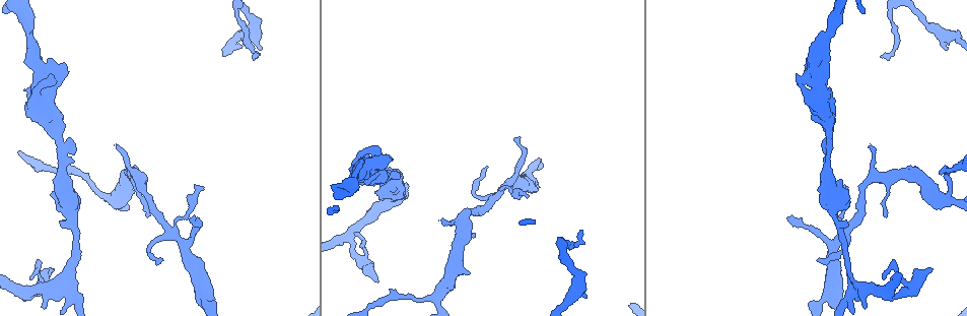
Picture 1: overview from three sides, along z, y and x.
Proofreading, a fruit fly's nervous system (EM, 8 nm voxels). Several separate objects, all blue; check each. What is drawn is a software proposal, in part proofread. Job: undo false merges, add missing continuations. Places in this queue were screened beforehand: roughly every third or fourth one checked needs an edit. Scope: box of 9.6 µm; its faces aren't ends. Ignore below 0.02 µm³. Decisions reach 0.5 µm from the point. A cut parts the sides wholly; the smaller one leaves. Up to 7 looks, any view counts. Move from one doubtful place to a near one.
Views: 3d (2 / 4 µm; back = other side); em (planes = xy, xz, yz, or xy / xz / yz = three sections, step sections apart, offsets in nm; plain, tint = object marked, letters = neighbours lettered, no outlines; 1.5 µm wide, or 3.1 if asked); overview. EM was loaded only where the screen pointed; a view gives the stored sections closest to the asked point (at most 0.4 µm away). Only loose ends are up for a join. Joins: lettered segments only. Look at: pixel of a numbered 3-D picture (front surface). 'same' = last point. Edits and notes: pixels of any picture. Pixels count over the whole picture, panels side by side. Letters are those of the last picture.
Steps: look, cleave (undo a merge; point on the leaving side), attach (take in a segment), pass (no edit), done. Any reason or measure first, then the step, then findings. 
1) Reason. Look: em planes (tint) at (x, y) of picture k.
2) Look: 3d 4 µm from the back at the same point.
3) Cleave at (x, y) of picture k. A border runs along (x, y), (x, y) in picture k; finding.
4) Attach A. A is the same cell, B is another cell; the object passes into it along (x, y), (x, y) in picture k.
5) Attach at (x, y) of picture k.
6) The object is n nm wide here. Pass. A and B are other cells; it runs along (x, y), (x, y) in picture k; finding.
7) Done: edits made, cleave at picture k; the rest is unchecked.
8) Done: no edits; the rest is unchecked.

Branch stops here. Look: 3d 4 µm at (930, 269) of picture 1.

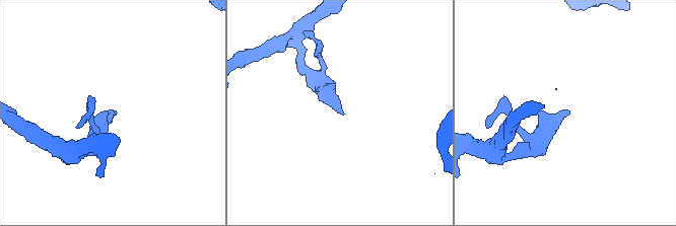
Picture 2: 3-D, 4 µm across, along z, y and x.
Look: em xz step 4 (letters) at (342, 112) of picture 2.

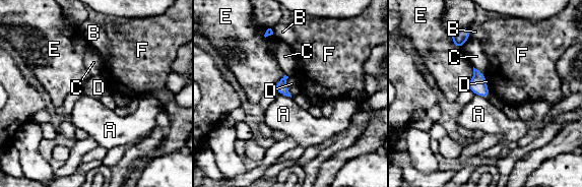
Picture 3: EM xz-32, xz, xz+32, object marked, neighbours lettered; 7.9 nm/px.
Cut it another way. Look: em planes (letters) at the same point.

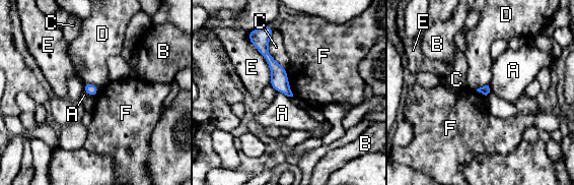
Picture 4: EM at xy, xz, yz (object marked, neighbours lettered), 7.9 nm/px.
Pass. A, B, C, D, E and F are other cells; a border runs along (285, 68), (289, 88), (293, 96) in picture 4; none of them fits.

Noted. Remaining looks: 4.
Calibre changes. Look: em xz step 4 (tint) at (71, 213) of picture 1.

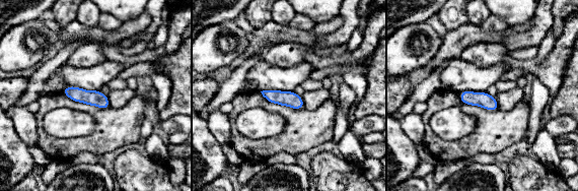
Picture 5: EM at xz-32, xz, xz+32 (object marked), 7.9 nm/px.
Another direction. Look: em yz step 4 (letters) at the same point.

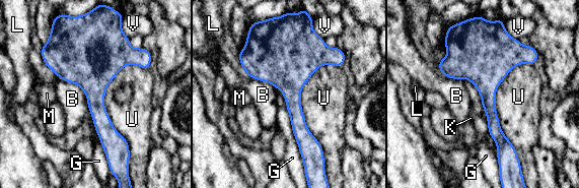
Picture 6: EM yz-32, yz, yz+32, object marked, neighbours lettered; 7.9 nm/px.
Pass. B, G, K, L, M, U and V are other cells; a border runs along (135, 64), (104, 96), (130, 157) in picture 6; continuous, no second neuron.

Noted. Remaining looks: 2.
Branch stops here. Look: 3d 4 µm at (117, 144) of picture 1.

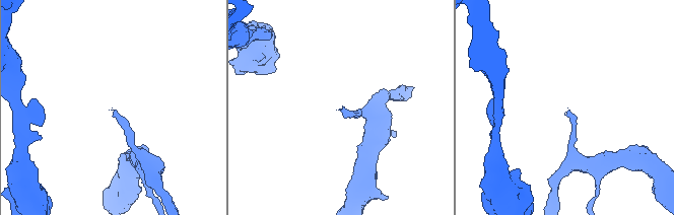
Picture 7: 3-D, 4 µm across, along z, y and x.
Shape alone is not enough. Look: em planes (letters) at (113, 110) of picture 7.

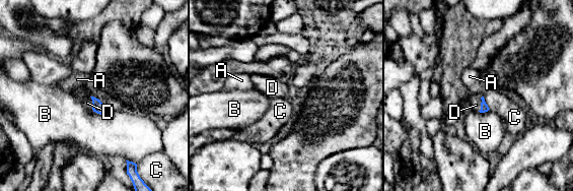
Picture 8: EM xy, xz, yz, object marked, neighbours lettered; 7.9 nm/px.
The longest contact is with B, 190 nm. Attach D. D is the same cell, A, B and C are other cells; the object passes into it along (484, 107), (481, 104), (476, 101) in picture 8; the neuron continues.

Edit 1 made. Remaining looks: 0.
Done: edits made, attach at picture 8; the rest is unchecked.

